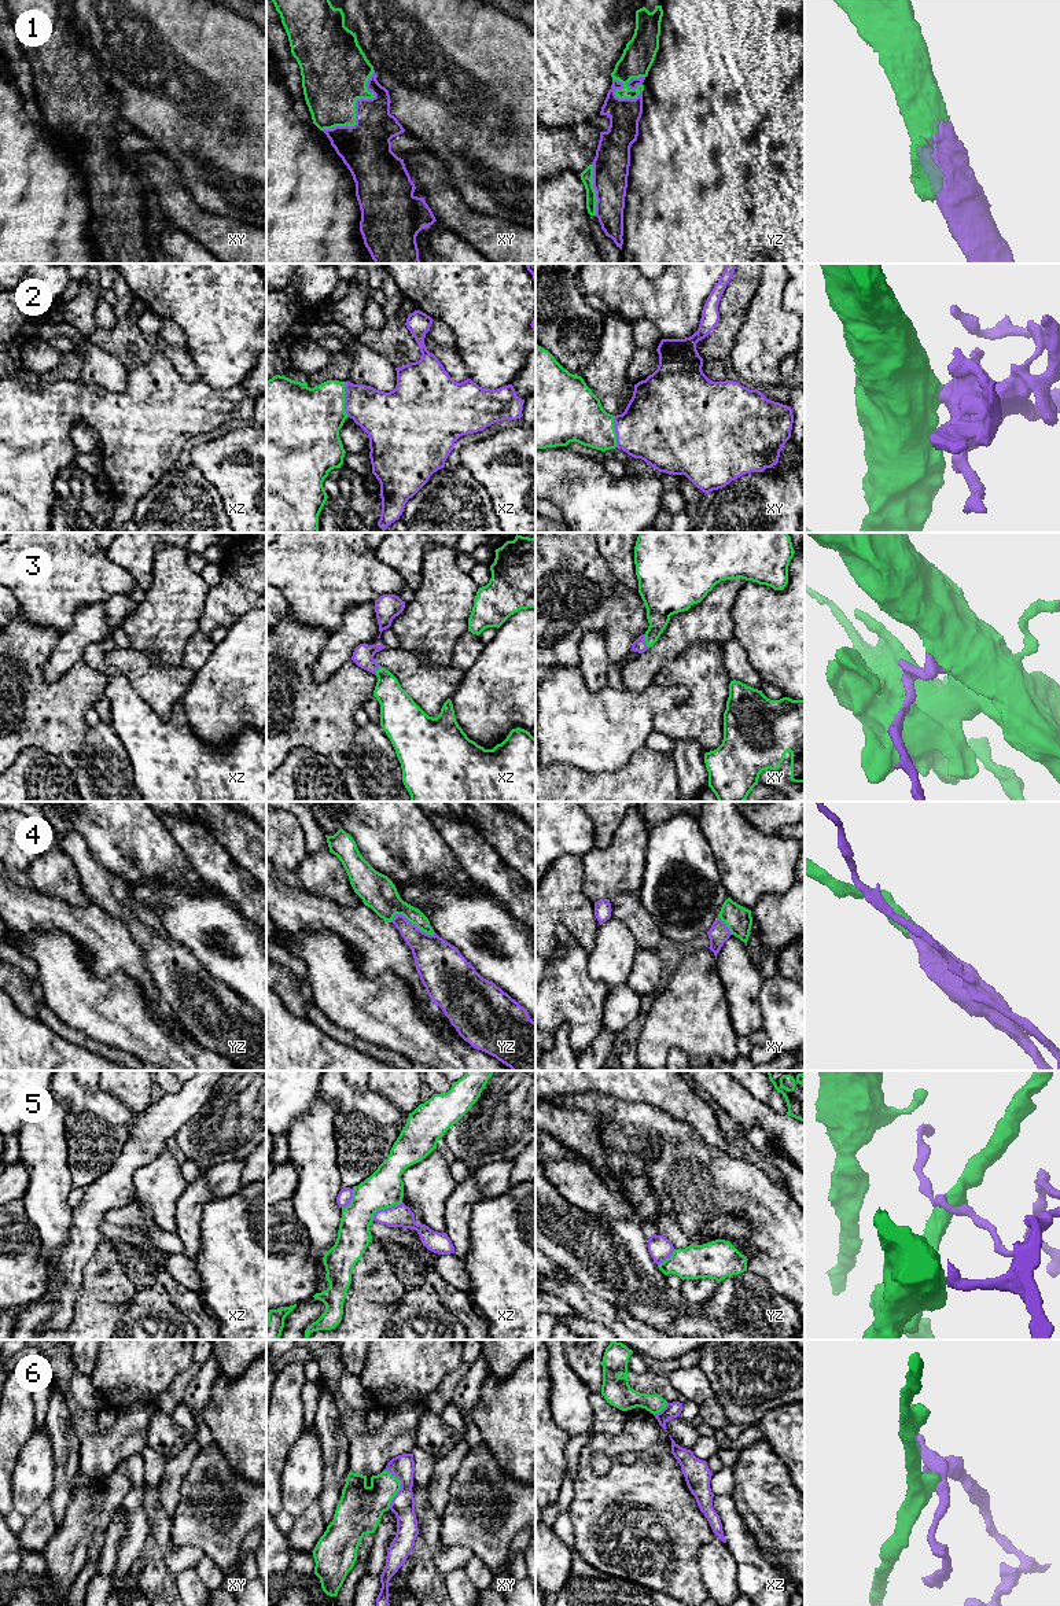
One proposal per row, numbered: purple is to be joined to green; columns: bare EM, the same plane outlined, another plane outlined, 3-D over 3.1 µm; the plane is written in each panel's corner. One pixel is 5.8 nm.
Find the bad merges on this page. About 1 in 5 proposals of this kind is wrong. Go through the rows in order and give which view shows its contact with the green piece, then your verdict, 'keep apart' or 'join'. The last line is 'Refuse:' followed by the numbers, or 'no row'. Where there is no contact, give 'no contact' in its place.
1: meets green in xy; join
2: meets green in xz; join
3: meets green in xy; join
4: meets green in yz; join
5: meets green in xz; keep apart
6: meets green in xy; keep apart
Refuse: 5, 6

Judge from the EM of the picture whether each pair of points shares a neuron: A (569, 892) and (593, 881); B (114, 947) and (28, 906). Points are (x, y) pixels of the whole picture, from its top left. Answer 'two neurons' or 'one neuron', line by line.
A: two neurons
B: one neuron

